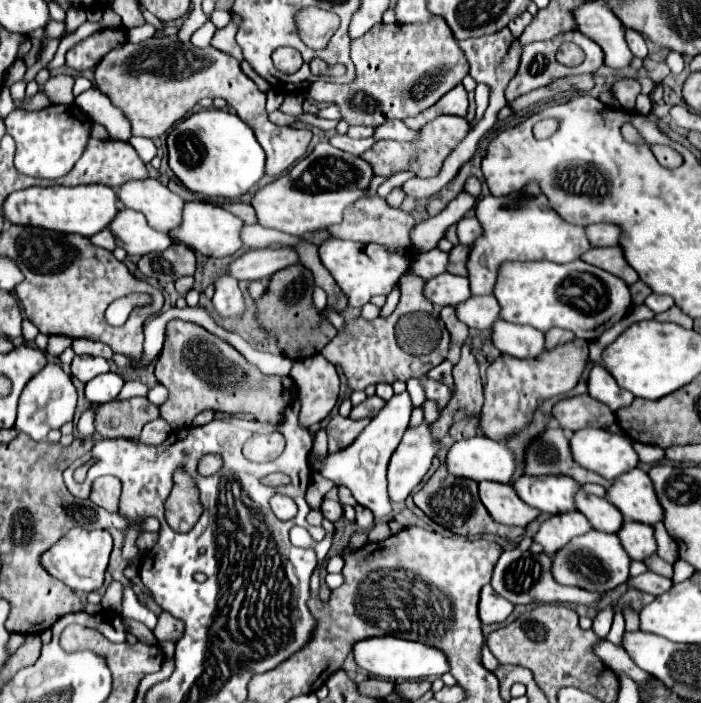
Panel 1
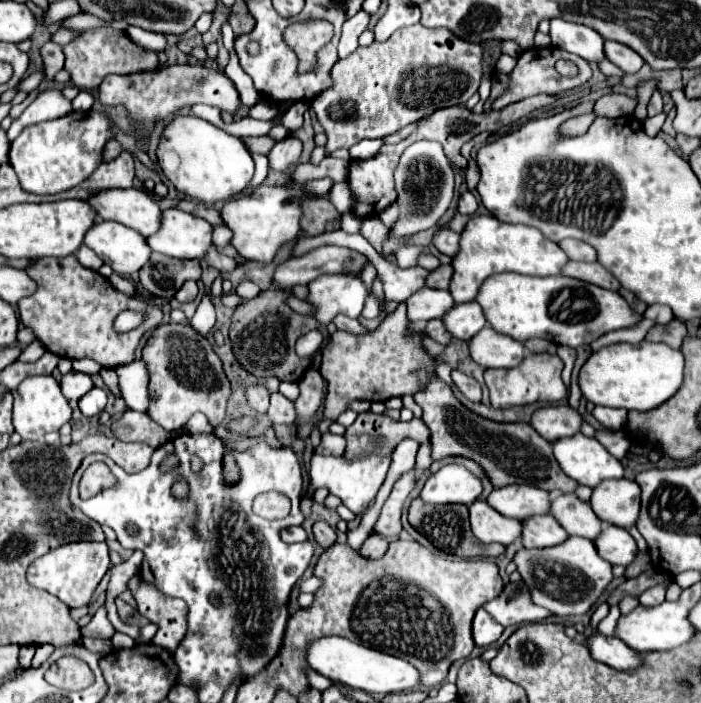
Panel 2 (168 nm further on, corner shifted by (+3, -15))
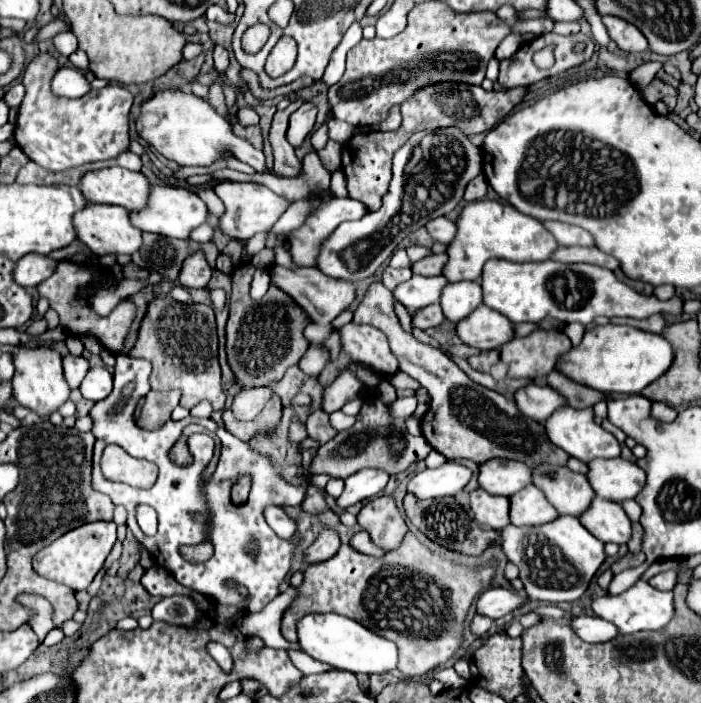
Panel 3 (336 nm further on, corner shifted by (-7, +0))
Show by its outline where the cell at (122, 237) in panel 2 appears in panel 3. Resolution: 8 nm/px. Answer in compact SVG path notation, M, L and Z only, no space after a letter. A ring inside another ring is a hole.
M87 204L81 212L75 212L73 226L77 232L77 240L87 244L93 254L133 254L141 248L141 230L129 224L129 210L107 206L107 204Z

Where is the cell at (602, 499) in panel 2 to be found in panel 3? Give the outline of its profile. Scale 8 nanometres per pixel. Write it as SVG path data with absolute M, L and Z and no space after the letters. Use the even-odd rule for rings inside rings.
M597 458L587 464L587 480L599 498L623 502L635 498L645 484L645 472L623 458Z

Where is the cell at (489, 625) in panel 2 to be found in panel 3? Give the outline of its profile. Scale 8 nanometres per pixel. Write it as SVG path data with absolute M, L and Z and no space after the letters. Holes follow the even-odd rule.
M473 616L473 620L471 620L471 632L477 636L477 638L483 638L487 632L489 632L489 628L491 628L491 624L493 624L493 620L489 620L489 618L485 618L485 616Z

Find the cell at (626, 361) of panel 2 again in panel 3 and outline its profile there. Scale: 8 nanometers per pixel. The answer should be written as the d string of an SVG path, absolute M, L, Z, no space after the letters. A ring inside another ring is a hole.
M605 324L587 330L579 346L573 346L567 354L559 356L555 370L563 376L569 376L577 384L595 388L599 392L639 394L647 384L667 372L671 362L673 348L663 336L641 332L629 326Z

